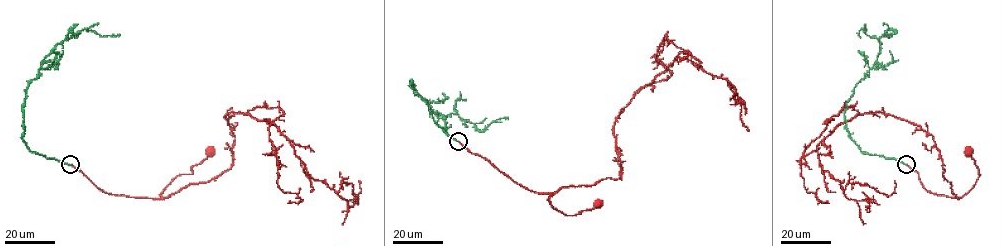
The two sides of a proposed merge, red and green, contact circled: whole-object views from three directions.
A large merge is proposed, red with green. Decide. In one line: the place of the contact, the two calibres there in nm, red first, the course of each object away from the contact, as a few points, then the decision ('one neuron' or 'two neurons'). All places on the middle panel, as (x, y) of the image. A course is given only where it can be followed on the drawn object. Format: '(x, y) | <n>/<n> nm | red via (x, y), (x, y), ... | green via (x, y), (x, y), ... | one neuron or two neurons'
(458, 141) | 200/220 nm | red via (458, 141), (516, 183), (538, 193), (549, 193), (550, 203), (564, 214), (579, 214), (599, 203) | green via (458, 141), (435, 121), (428, 104), (414, 92), (412, 79), (432, 112), (456, 113), (482, 132), (508, 118) | two neurons

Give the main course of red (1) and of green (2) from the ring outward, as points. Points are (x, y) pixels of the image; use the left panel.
1: (70, 164), (106, 193), (162, 198), (162, 191), (176, 177), (191, 174), (191, 167), (202, 162), (211, 150)
2: (70, 164), (26, 145), (26, 88), (40, 63), (73, 34), (83, 29), (120, 34)

